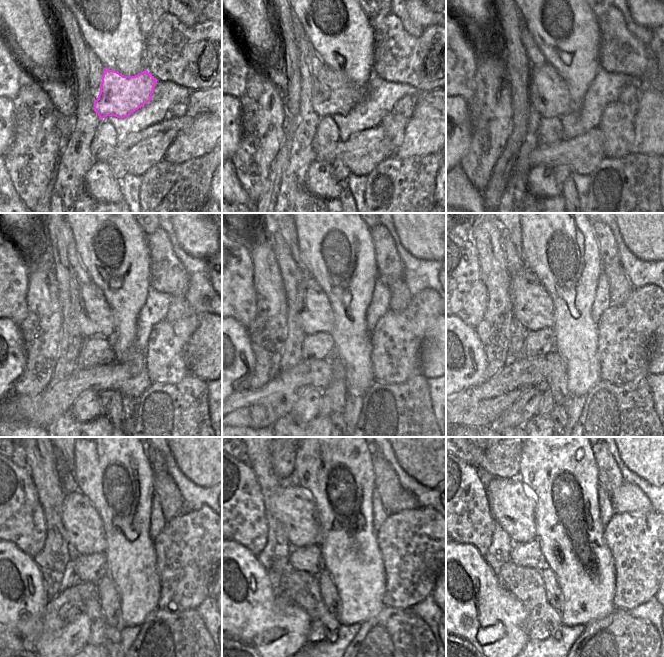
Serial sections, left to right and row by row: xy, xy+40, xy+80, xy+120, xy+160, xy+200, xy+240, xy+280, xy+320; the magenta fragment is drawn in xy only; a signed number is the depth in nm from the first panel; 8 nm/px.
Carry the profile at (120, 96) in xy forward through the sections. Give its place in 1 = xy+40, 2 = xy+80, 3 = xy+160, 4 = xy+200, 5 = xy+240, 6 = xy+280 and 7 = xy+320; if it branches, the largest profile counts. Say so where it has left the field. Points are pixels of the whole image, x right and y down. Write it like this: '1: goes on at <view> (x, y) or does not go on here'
1: goes on at xy+40 (332, 93)
2: goes on at xy+80 (548, 94)
3: goes on at xy+160 (316, 316)
4: goes on at xy+200 (533, 308)
5: goes on at xy+240 (83, 527)
6: goes on at xy+280 (291, 505)
7: goes on at xy+320 (511, 504)

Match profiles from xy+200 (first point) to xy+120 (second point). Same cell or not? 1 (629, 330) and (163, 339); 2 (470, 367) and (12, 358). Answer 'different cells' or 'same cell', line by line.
1: same cell
2: same cell

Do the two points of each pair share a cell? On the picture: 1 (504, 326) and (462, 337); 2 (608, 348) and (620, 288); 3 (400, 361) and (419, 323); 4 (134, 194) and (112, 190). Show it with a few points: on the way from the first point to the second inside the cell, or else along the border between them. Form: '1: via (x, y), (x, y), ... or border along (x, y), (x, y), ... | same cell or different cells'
1: border along (473, 328), (486, 355) | different cells
2: border along (632, 288), (629, 296), (622, 303), (610, 306) | different cells
3: via (400, 352), (400, 342), (410, 332) | same cell
4: border along (119, 180), (122, 199) | different cells

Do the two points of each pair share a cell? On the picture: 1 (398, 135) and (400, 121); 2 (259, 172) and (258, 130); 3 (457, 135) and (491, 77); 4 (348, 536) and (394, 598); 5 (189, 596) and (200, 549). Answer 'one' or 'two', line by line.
1: one
2: one
3: two
4: two
5: one

